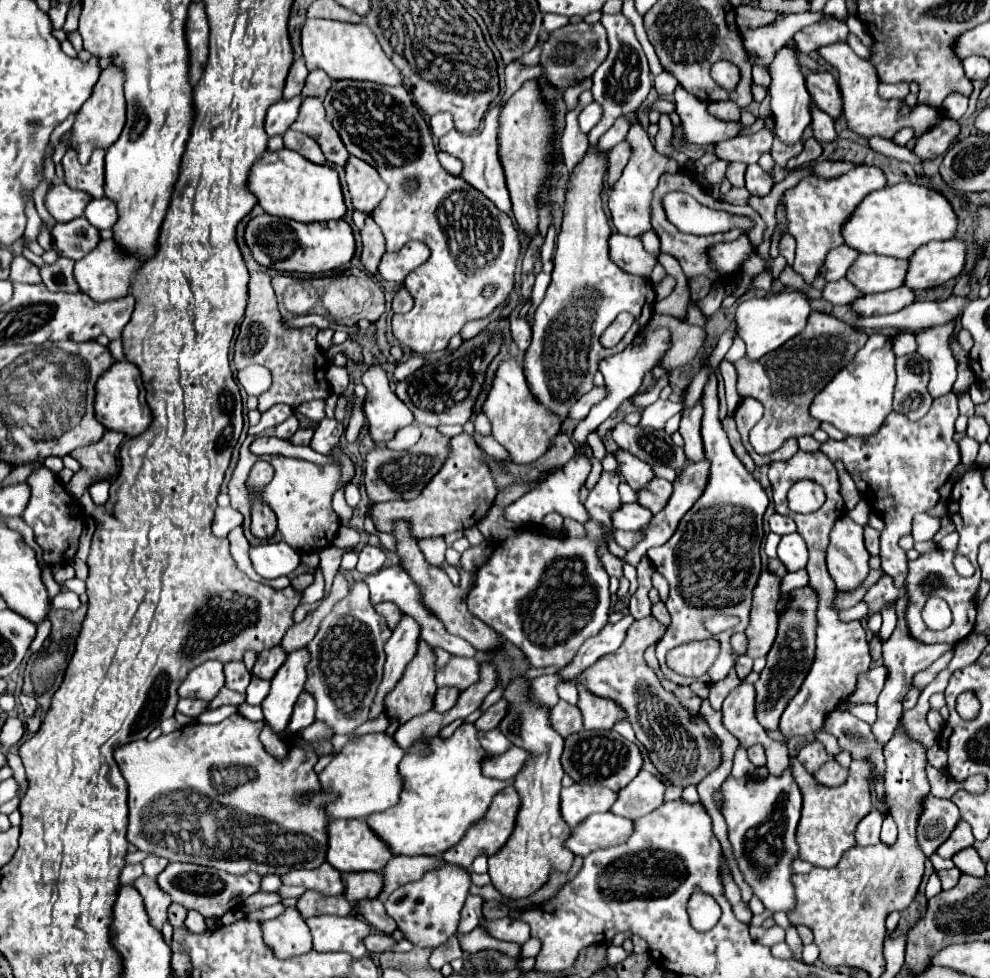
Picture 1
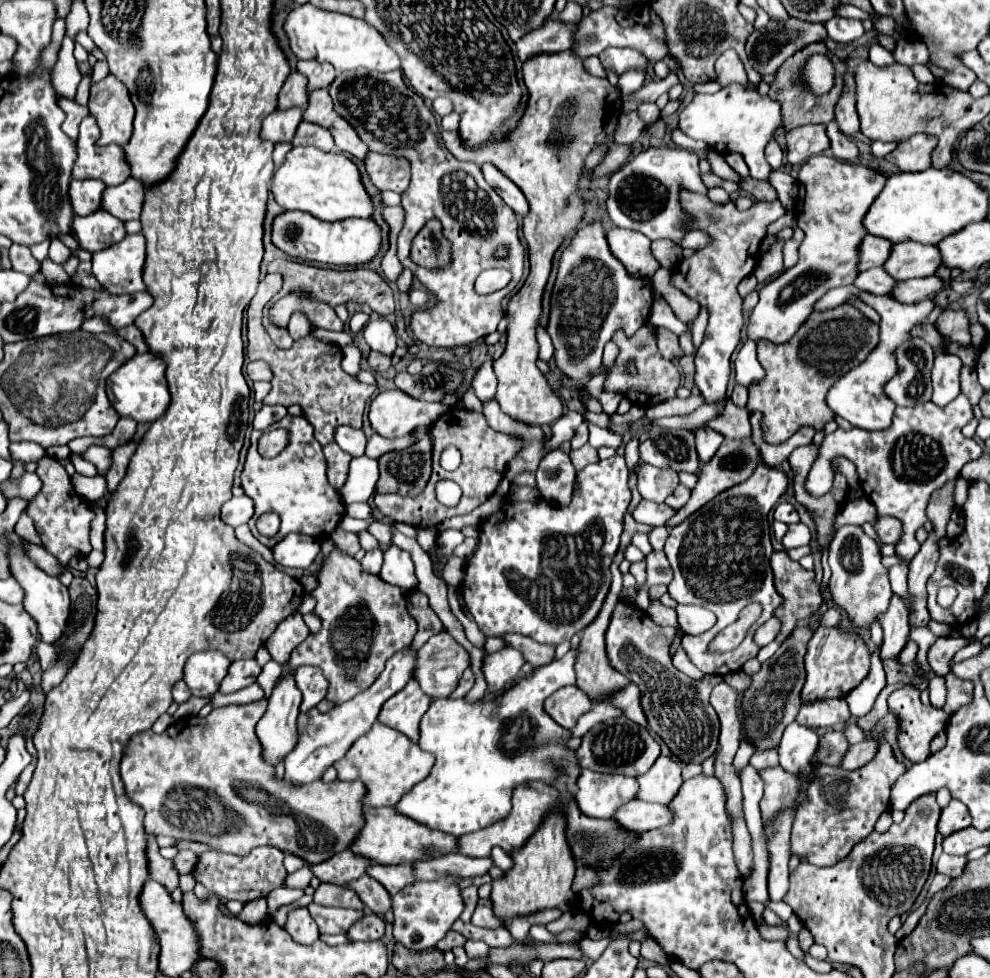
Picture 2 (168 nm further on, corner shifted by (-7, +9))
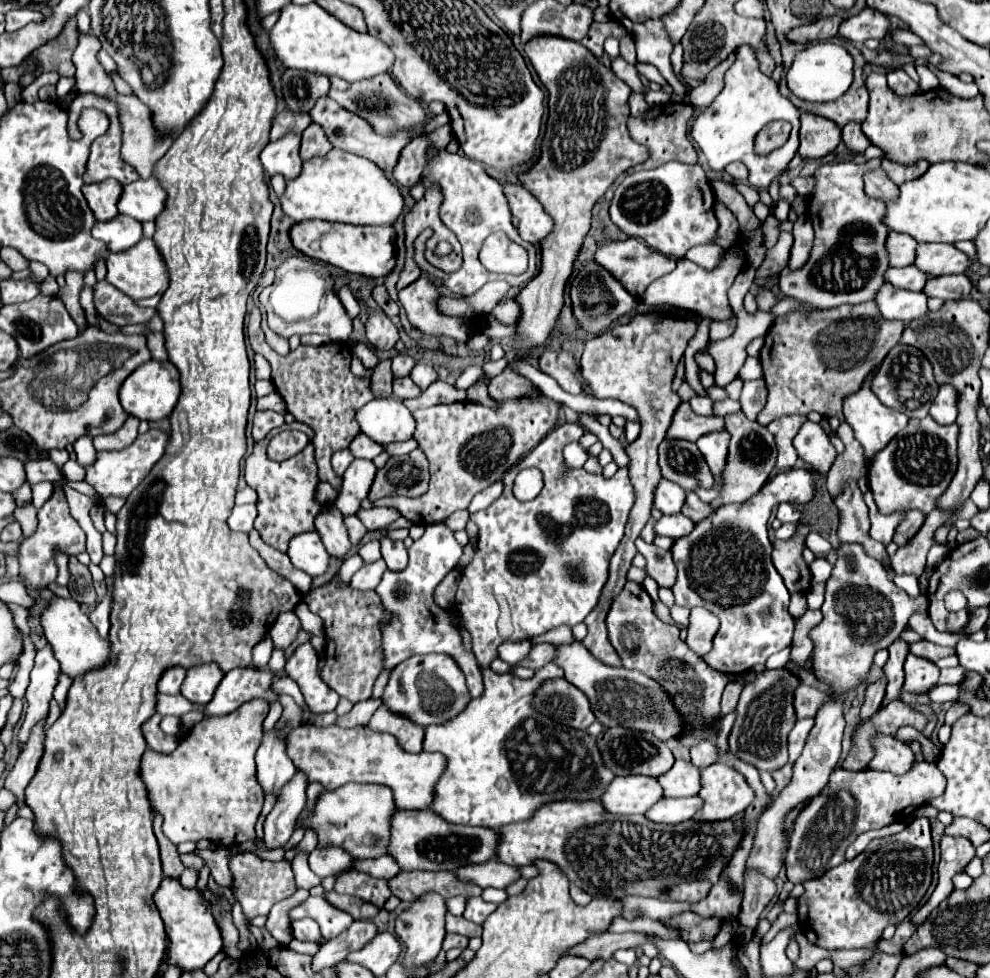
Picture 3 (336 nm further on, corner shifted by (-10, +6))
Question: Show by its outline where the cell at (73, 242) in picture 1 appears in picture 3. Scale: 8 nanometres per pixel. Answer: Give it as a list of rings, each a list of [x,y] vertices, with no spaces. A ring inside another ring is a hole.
[[[115,216],[107,222],[97,222],[91,234],[105,242],[109,252],[123,252],[141,240],[141,222],[129,216]]]

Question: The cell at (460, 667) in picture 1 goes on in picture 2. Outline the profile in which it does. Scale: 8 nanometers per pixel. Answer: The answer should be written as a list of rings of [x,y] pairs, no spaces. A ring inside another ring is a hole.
[[[440,631],[440,633],[432,635],[426,641],[426,645],[418,651],[418,655],[416,655],[416,667],[412,671],[412,679],[418,681],[420,689],[430,699],[442,699],[442,697],[448,697],[456,689],[456,685],[458,685],[458,681],[460,681],[460,677],[462,677],[462,673],[464,673],[466,667],[470,667],[470,655],[468,655],[468,651],[460,643],[456,643],[450,633]]]

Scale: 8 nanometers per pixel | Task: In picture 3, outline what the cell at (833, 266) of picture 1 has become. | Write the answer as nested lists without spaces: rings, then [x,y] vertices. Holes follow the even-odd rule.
[[[889,232],[887,254],[889,254],[889,262],[893,268],[909,266],[915,258],[915,248],[917,248],[917,242],[911,236],[899,234],[899,232]]]

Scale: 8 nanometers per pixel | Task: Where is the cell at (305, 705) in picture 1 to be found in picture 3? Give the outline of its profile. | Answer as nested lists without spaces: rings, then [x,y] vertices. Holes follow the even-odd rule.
[[[309,642],[299,646],[295,650],[295,654],[287,660],[285,672],[301,688],[301,692],[305,696],[305,702],[307,702],[307,706],[313,714],[335,710],[335,706],[339,702],[339,694],[335,694],[335,690],[331,690],[321,680],[319,656]]]

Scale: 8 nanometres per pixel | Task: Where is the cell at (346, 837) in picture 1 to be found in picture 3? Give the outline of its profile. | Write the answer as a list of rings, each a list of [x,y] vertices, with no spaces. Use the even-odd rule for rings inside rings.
[[[397,810],[391,816],[391,838],[387,844],[387,854],[395,858],[401,870],[457,870],[439,866],[467,866],[481,864],[495,858],[497,832],[479,826],[457,826],[449,824],[437,814],[427,814],[427,810]]]

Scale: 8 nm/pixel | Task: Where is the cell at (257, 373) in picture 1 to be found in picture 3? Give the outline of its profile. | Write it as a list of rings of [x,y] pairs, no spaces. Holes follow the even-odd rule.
[[[255,354],[255,376],[257,376],[257,378],[263,378],[263,380],[271,380],[271,366],[269,366],[269,362],[267,362],[263,356],[259,356],[259,354]]]

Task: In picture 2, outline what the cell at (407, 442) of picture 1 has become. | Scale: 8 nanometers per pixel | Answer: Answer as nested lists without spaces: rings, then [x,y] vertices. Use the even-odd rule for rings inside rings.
[[[372,435],[368,439],[368,447],[366,447],[366,455],[372,457],[372,459],[380,459],[380,455],[384,453],[390,453],[390,451],[400,451],[404,447],[408,447],[410,443],[414,443],[414,437],[412,435],[404,435],[400,439],[384,439],[380,435]]]

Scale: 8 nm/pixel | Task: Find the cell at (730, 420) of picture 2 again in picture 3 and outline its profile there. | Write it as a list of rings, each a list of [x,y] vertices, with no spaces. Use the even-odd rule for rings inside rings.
[[[686,381],[681,384],[677,393],[681,398],[681,406],[673,416],[673,424],[667,432],[669,438],[697,442],[697,438],[701,438],[703,434],[725,430],[725,420],[721,416],[699,416],[691,410],[689,400],[696,394]]]

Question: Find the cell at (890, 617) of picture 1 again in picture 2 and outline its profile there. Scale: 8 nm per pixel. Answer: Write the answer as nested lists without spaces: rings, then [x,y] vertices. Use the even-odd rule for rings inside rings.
[[[874,649],[872,653],[872,669],[868,673],[868,677],[860,683],[860,687],[852,689],[852,693],[846,695],[846,703],[852,711],[852,715],[856,717],[864,717],[866,713],[870,713],[876,697],[880,695],[880,691],[886,685],[886,673],[880,661],[880,649]]]

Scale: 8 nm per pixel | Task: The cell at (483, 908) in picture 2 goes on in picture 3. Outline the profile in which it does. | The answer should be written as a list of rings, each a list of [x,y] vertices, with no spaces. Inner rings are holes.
[[[469,898],[467,902],[467,908],[463,912],[463,916],[475,924],[483,924],[485,918],[497,908],[497,904],[491,904],[491,902],[485,902],[483,898]]]

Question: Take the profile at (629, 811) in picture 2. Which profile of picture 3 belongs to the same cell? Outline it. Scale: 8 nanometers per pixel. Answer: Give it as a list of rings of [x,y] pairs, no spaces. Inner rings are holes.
[[[691,796],[691,798],[661,798],[651,810],[647,810],[647,820],[657,822],[657,824],[679,824],[689,820],[699,808],[701,808],[701,798]]]

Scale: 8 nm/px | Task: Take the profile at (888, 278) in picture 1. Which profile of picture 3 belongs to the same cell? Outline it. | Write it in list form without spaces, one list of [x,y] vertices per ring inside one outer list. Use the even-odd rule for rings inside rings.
[[[919,244],[913,266],[929,276],[963,274],[969,266],[969,258],[953,244]]]

